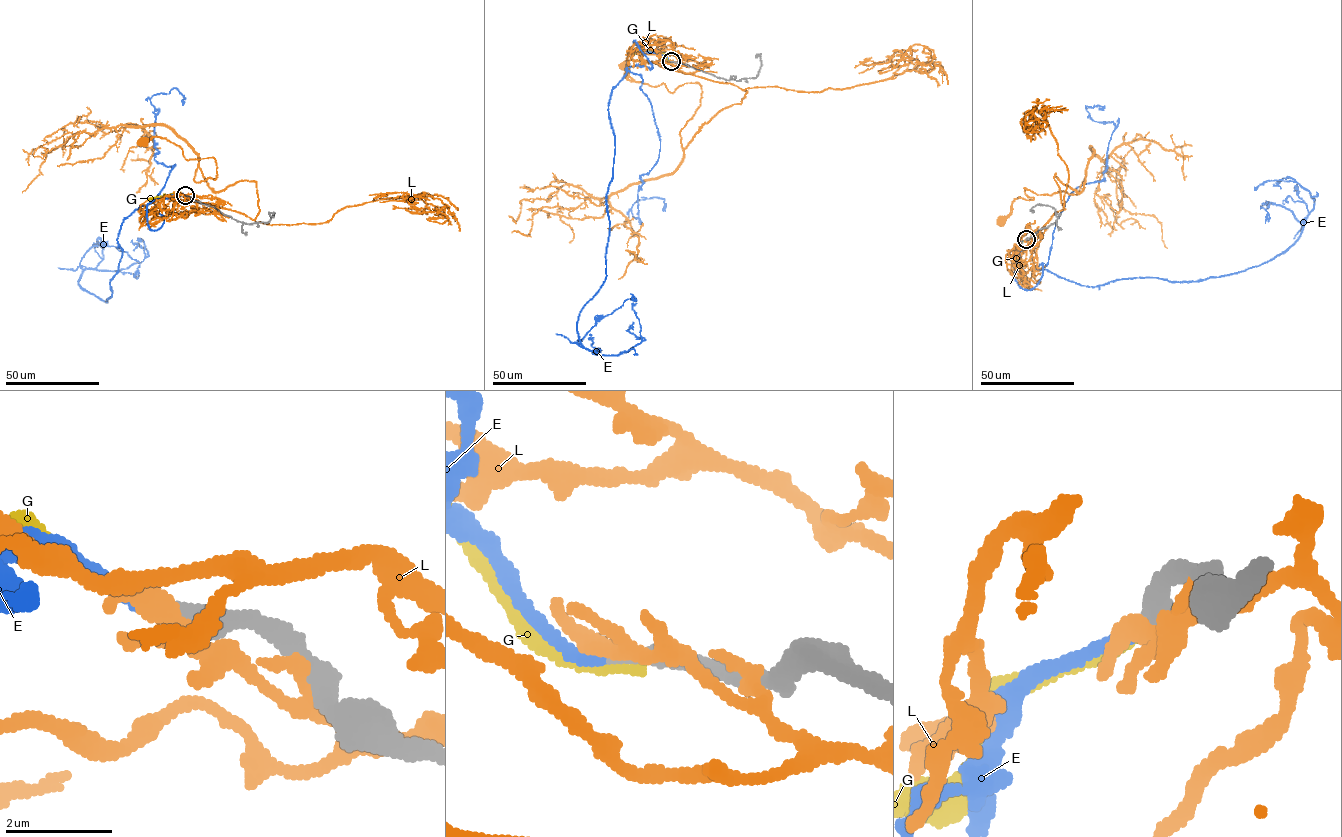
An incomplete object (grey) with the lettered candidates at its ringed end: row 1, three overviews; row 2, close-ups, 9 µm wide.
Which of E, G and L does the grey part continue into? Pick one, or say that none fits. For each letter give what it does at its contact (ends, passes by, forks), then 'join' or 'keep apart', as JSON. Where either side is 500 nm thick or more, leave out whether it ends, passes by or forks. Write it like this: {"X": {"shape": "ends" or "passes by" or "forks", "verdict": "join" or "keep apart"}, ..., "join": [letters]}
{"E": {"shape": "ends", "verdict": "join"}, "G": {"shape": "ends", "verdict": "keep apart"}, "L": {"shape": "forks", "verdict": "keep apart"}, "join": ["E"]}

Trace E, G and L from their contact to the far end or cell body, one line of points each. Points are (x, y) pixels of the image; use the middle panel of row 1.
E: (671, 61), (634, 40), (652, 68), (612, 89), (605, 278), (581, 343), (636, 346), (635, 303)
G: (671, 62), (663, 54), (640, 49), (634, 55)
L: (672, 61), (658, 63), (747, 91), (684, 148), (701, 85), (671, 92), (626, 66)

